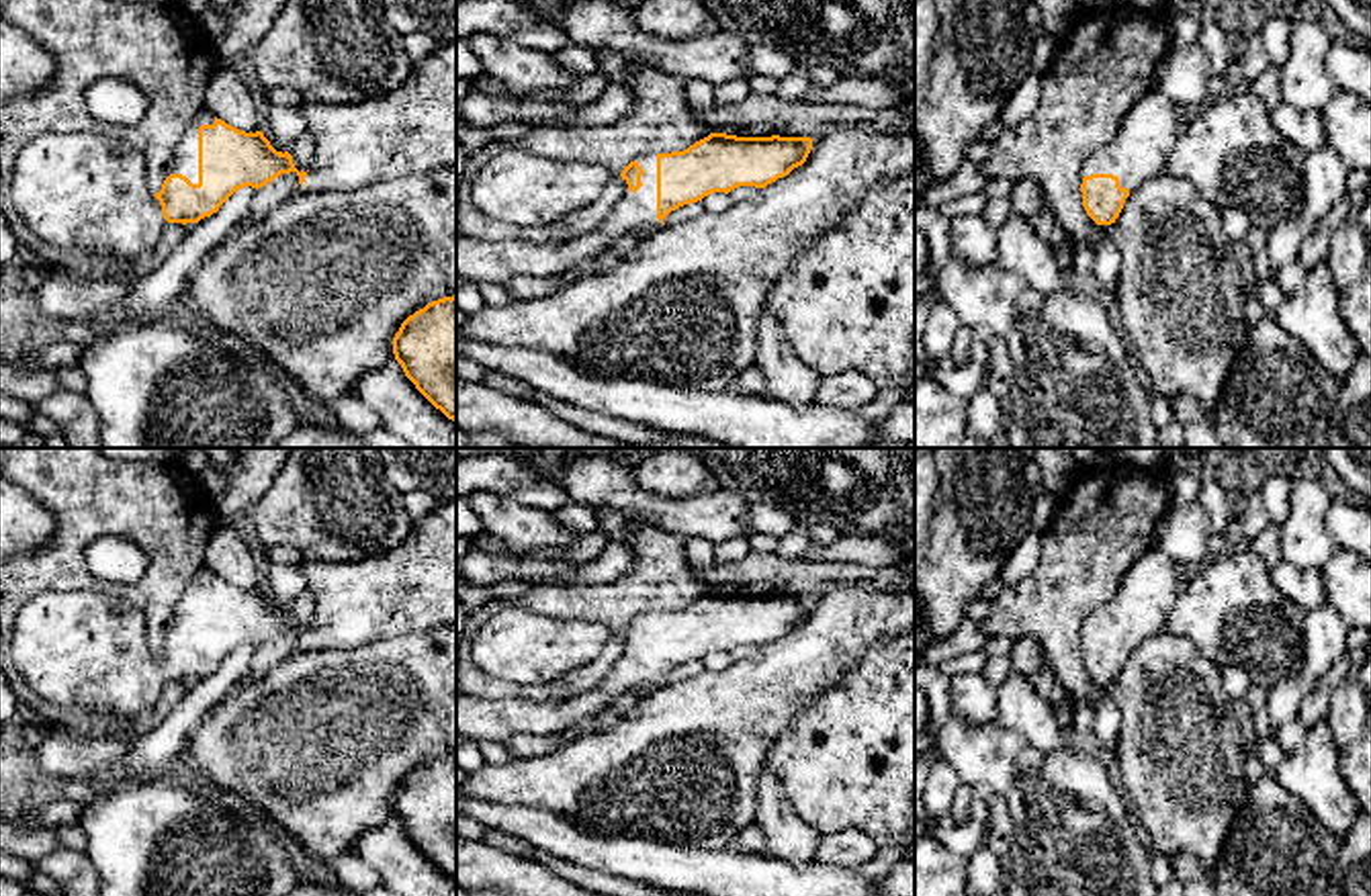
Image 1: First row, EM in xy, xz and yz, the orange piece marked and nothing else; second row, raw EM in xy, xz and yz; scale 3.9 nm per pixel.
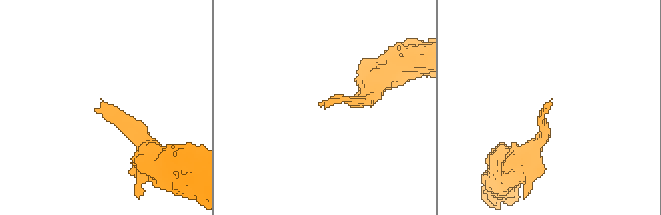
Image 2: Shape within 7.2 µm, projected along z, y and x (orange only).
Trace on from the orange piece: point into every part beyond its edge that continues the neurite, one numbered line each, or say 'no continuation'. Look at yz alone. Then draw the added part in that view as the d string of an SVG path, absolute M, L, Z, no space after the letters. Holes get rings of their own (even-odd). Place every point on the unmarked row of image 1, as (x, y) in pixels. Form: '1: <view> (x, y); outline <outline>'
1: yz (1136, 610); outline M1152 546L1123 573L1111 597L1087 616L1082 636L1113 632L1132 653L1146 638L1166 634L1166 616L1183 585L1177 567Z

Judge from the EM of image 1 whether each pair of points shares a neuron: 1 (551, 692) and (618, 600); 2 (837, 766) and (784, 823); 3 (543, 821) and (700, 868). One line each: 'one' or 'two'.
1: one
2: two
3: one

